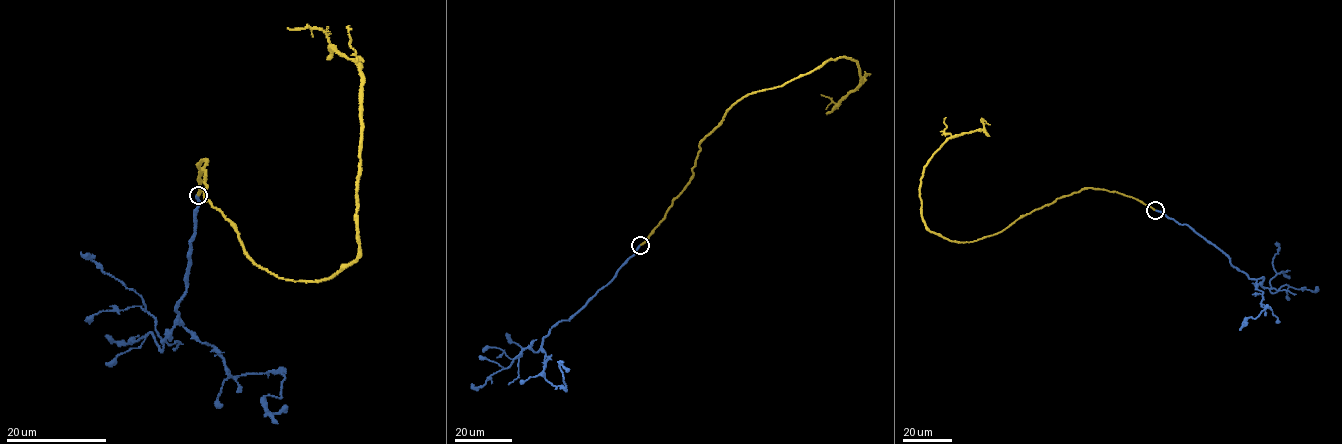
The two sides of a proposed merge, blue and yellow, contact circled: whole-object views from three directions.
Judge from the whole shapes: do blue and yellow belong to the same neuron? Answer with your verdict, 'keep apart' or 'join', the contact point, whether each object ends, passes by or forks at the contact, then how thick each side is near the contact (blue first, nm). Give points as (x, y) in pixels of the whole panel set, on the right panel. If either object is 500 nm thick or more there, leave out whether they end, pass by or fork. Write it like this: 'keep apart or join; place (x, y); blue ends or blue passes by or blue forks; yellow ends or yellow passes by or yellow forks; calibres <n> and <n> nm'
join; place (1155, 210); blue ends; yellow ends; calibres 300 and 280 nm

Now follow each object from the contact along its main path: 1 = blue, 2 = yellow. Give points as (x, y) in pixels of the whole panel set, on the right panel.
1: (1155, 210), (1188, 226), (1256, 280), (1261, 305), (1269, 307), (1248, 322)
2: (1155, 209), (1084, 188), (984, 238), (933, 232), (924, 166), (983, 119)

